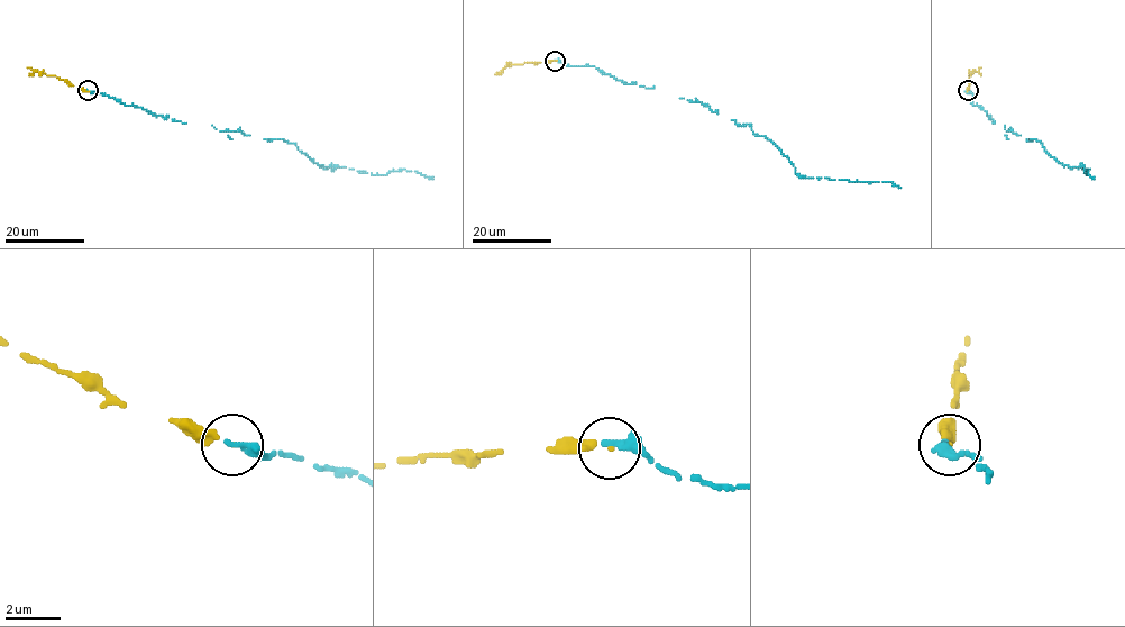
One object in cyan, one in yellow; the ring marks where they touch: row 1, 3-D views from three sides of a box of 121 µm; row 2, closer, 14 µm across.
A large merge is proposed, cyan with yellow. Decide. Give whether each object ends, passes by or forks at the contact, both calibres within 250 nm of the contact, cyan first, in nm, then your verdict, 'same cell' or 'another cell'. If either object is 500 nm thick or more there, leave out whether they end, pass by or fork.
cyan ends | yellow ends | 320/240 nm | same cell

